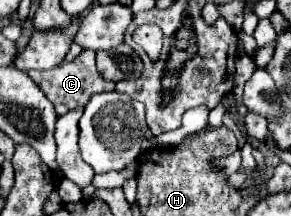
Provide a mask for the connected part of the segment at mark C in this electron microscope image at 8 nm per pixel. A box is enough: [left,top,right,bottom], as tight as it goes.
[28,50,114,114]

